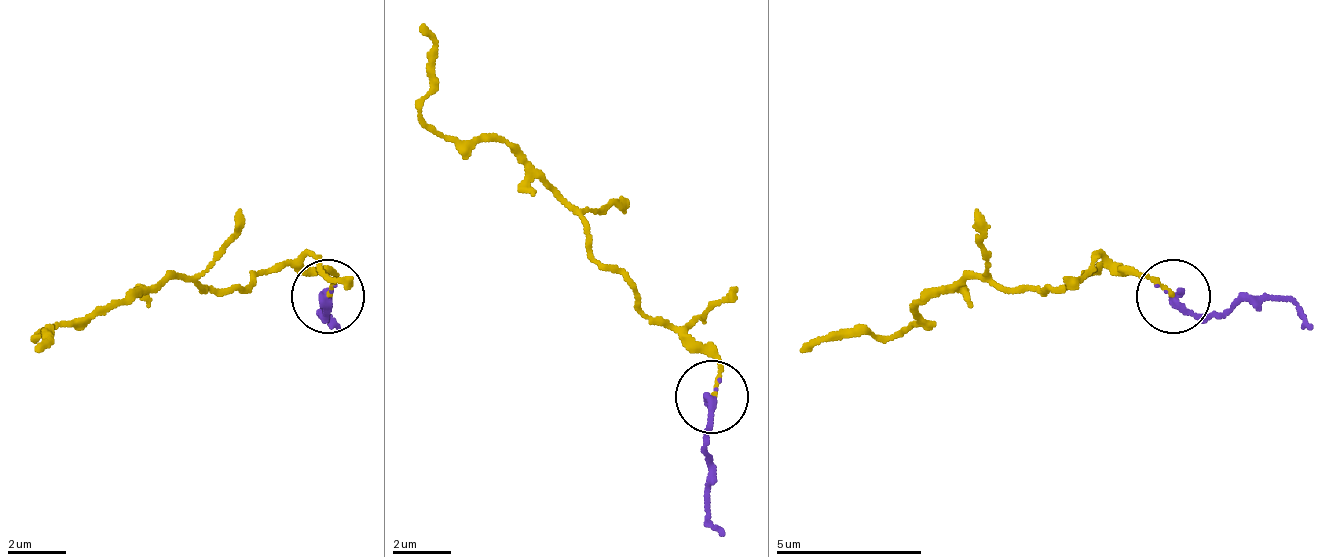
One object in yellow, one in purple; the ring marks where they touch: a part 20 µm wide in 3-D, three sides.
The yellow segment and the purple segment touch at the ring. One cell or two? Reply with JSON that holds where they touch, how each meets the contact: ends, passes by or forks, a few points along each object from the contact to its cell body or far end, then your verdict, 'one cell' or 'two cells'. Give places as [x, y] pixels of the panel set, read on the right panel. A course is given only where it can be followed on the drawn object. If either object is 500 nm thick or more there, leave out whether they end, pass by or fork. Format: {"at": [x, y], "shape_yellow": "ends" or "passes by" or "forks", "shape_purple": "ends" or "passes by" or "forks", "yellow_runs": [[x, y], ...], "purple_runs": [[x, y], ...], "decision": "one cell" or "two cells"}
{"at": [1173, 296], "shape_yellow": "ends", "shape_purple": "ends", "yellow_runs": [[1175, 298], [1138, 276], [1094, 269], [1029, 290], [963, 276], [890, 334], [816, 334], [802, 349]], "purple_runs": [[1175, 298], [1226, 312], [1285, 298], [1314, 327]], "decision": "one cell"}

